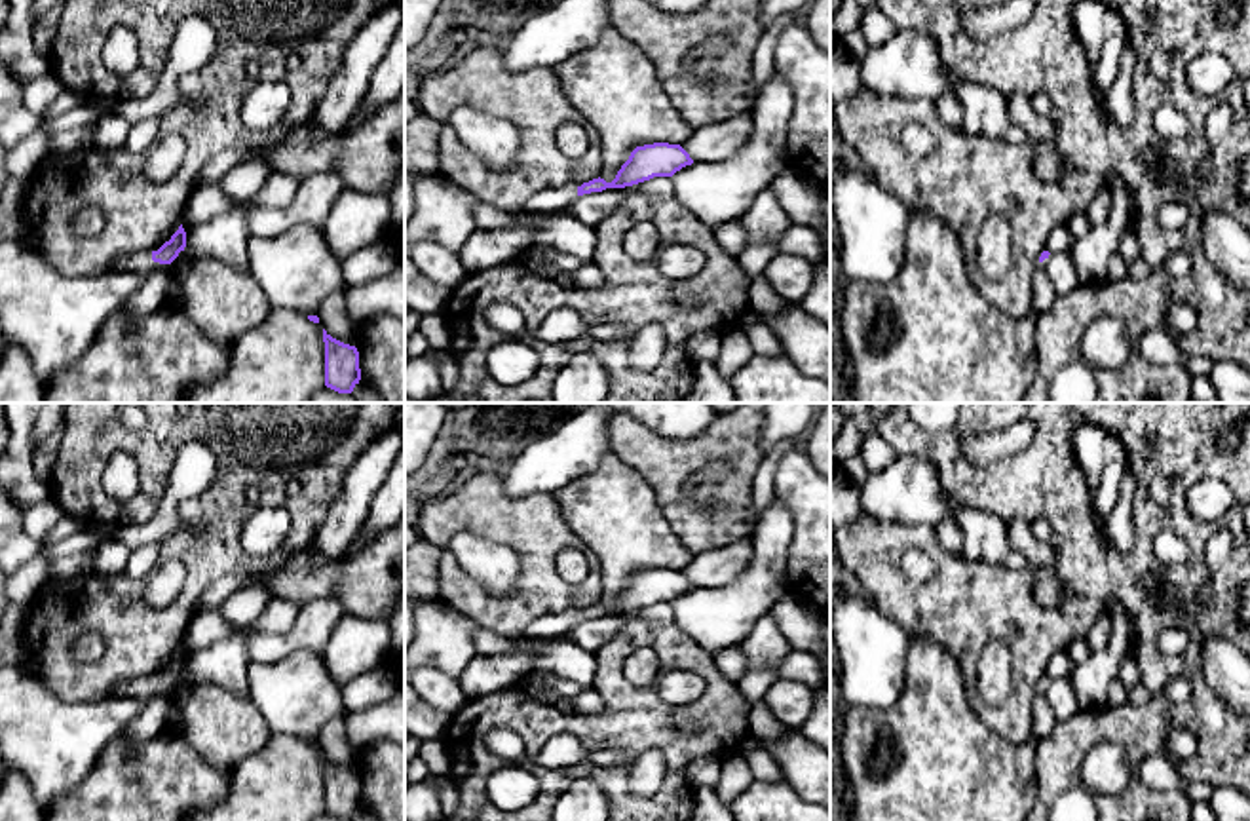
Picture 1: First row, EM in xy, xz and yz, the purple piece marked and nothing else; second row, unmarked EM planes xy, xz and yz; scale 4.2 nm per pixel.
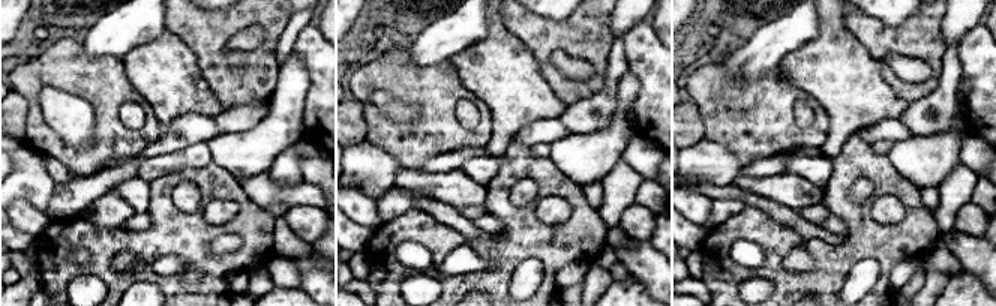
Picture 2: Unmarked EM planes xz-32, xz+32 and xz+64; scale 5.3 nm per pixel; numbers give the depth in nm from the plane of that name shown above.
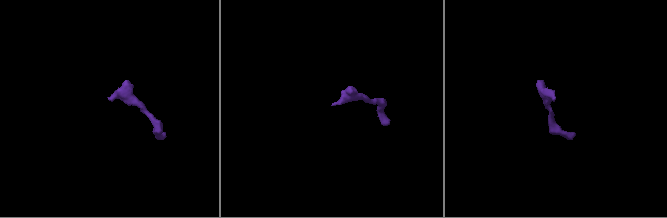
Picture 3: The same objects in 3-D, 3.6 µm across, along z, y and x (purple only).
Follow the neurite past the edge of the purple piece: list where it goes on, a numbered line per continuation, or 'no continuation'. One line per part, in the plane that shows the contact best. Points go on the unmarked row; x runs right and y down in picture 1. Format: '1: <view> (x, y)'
1: xy (135, 687)

